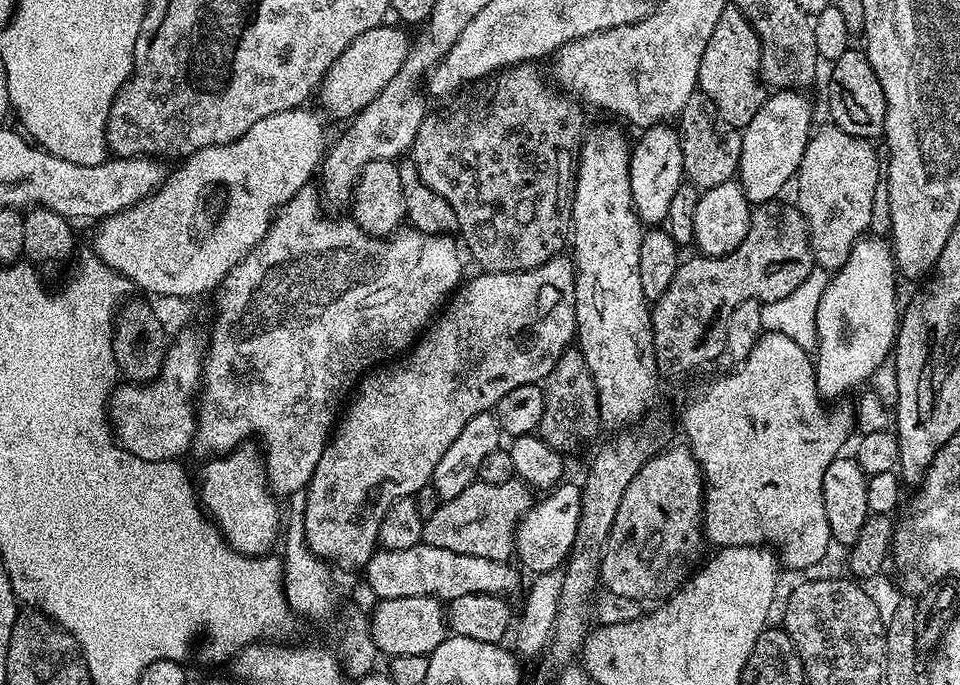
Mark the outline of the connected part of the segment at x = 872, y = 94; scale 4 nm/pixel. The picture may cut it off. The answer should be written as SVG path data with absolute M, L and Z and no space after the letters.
M852 46L846 54L842 54L842 58L831 61L830 68L832 73L828 76L828 112L830 115L831 123L837 124L842 130L846 130L846 134L854 134L858 138L867 140L869 142L875 141L875 136L879 137L884 131L884 119L886 118L886 94L882 94L882 82L878 82L878 74L874 74L874 70L870 66L867 56L864 55L863 51L859 47Z

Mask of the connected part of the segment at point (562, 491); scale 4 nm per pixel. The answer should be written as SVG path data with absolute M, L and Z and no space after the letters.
M561 482L547 493L545 500L537 499L532 509L516 527L515 559L521 560L532 574L549 572L567 561L574 546L574 534L578 534L578 522L582 514L581 485Z

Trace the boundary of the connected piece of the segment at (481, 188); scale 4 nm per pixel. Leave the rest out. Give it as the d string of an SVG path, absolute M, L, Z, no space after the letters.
M525 62L522 64L515 65L510 68L505 68L495 77L496 89L492 92L492 97L488 100L488 105L485 106L481 112L456 112L453 116L432 116L432 114L425 115L422 126L418 126L418 134L414 138L412 147L410 149L410 158L414 162L414 166L418 170L418 174L422 178L422 182L426 182L426 186L430 186L430 190L434 190L439 194L442 199L444 199L450 207L454 210L454 214L458 218L458 232L459 235L464 235L463 247L466 249L468 247L468 252L477 260L481 265L479 266L483 271L486 272L525 272L526 270L534 270L538 266L542 266L548 260L553 260L554 257L561 255L565 251L566 241L570 236L570 225L572 223L572 205L570 203L570 193L574 187L574 153L577 151L578 145L586 131L586 123L584 124L584 112L585 109L582 107L581 101L577 97L561 90L555 83L550 82L549 77L539 72L537 65L532 62Z

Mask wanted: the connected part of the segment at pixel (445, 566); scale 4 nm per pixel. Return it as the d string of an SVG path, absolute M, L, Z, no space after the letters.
M423 542L410 546L410 550L386 550L380 548L370 558L366 569L366 581L372 592L380 600L390 598L414 598L415 596L435 596L441 602L462 598L462 594L490 594L491 596L511 597L511 592L520 588L520 576L512 569L511 563L490 558L474 558L470 554L454 554L454 550L438 550Z

